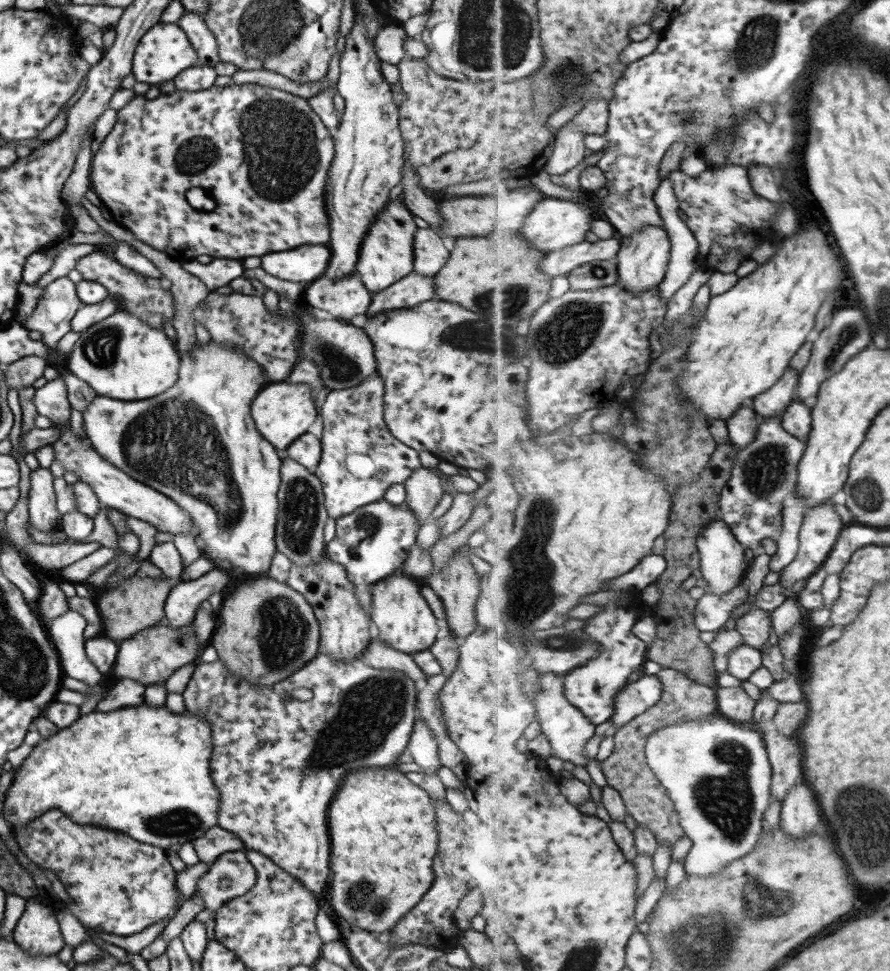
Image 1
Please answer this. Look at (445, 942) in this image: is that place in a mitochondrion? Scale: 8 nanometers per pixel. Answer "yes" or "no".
no

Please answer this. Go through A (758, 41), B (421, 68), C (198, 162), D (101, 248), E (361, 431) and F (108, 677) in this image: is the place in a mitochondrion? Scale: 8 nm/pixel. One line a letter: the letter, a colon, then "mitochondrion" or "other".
A: mitochondrion
B: other
C: mitochondrion
D: other
E: other
F: other

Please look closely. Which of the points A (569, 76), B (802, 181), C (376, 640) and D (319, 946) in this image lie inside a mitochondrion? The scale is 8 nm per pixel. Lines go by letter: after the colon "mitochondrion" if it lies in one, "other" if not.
A: mitochondrion
B: other
C: other
D: other

